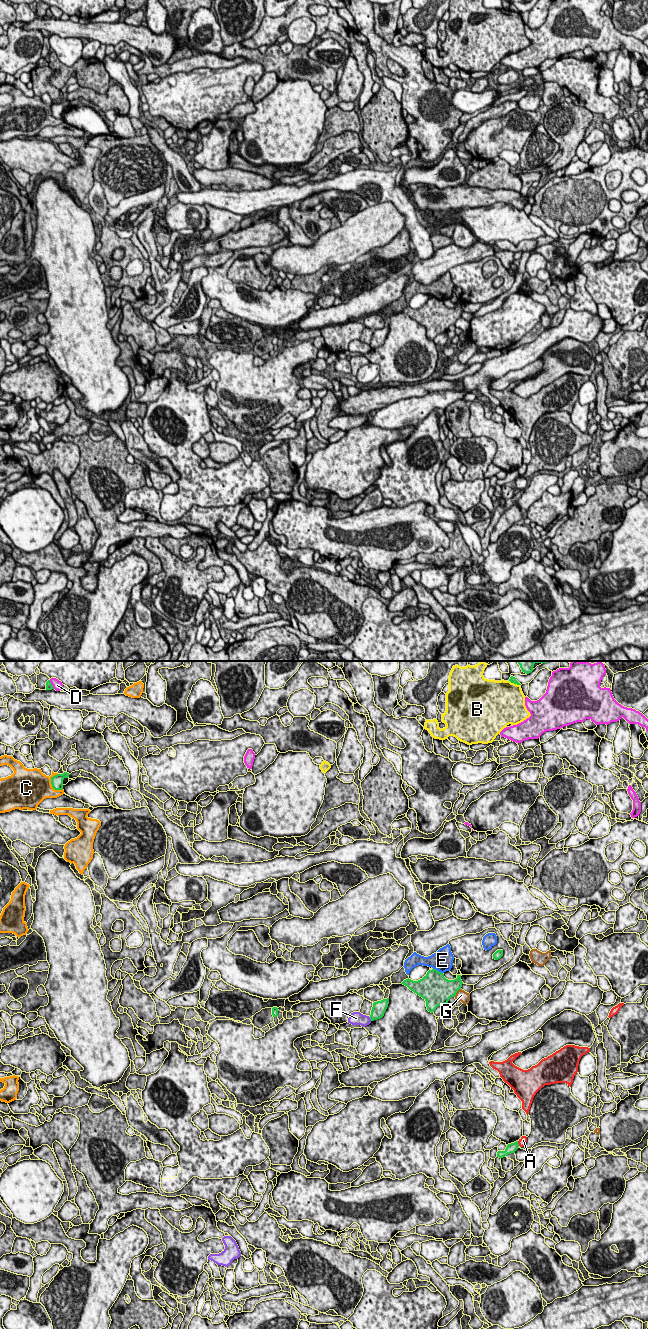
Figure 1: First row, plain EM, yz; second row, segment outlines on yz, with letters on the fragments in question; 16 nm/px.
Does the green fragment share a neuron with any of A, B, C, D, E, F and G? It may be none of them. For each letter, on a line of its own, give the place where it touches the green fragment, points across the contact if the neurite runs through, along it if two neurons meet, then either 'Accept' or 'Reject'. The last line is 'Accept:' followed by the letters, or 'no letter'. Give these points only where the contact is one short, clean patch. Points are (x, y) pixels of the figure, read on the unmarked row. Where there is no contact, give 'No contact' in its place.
A: Touches green at yz (517, 471). Boundary: yz (517, 469), (519, 473). Reject
B: Touches green at yz (514, 11). Boundary: yz (509, 8), (519, 13). Reject
C: Touches green at yz (51, 111). Reject
D: Touches green at yz (51, 12). Reject
E: Touches green at yz (438, 299). Reject
F: Touches green at yz (370, 346). Reject
G: Touches green at yz (456, 320). Reject
Accept: no letter

